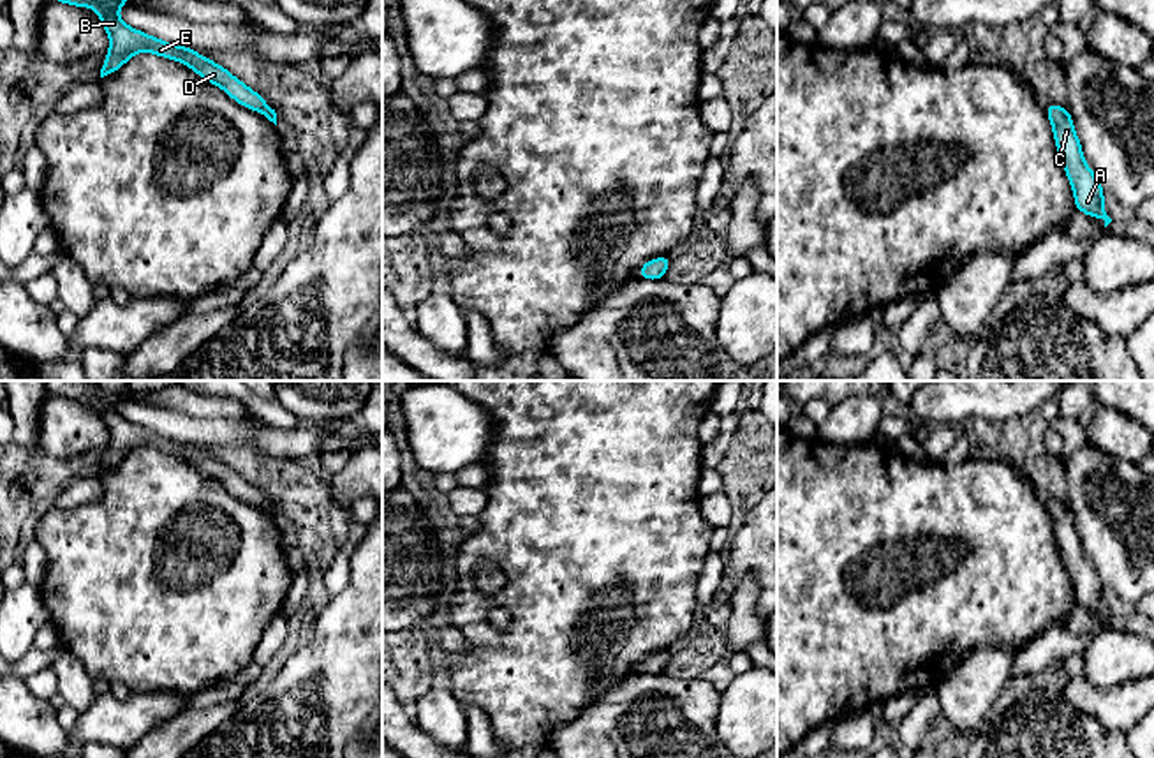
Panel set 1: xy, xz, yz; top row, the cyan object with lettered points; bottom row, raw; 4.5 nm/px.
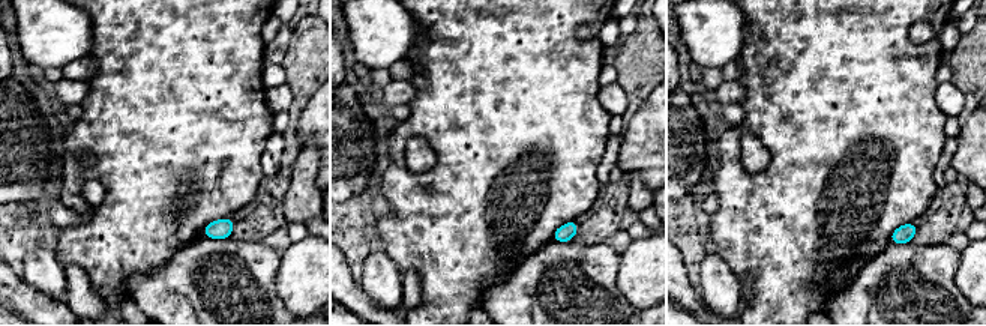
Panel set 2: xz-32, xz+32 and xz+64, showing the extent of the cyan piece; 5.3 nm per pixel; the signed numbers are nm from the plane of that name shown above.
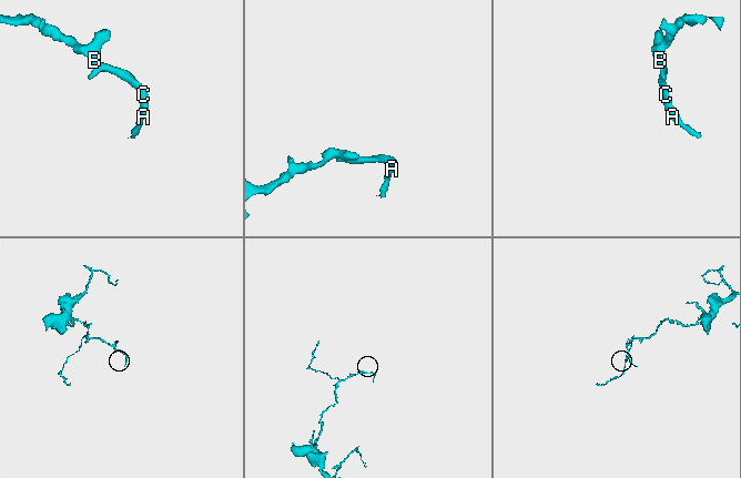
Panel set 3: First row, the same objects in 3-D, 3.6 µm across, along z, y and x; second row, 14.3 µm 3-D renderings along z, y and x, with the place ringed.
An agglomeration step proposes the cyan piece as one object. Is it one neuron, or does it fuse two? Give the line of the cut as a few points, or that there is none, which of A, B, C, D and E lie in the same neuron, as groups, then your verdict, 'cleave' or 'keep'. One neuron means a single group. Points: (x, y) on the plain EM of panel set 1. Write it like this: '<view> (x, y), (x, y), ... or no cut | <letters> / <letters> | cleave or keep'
no cut | A B C D E | keep

